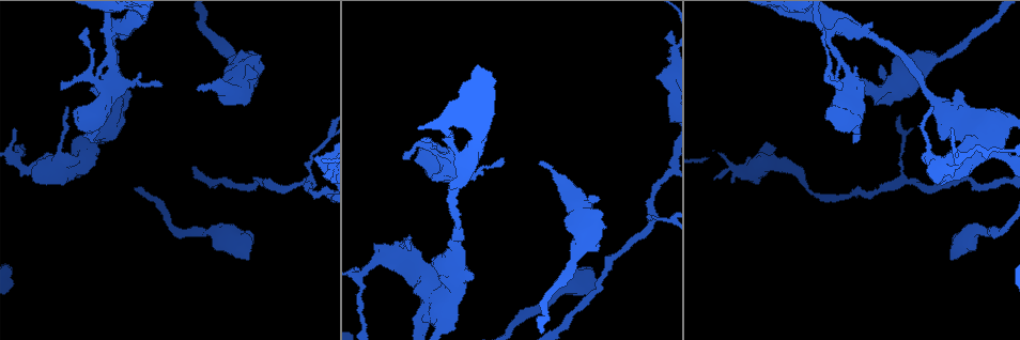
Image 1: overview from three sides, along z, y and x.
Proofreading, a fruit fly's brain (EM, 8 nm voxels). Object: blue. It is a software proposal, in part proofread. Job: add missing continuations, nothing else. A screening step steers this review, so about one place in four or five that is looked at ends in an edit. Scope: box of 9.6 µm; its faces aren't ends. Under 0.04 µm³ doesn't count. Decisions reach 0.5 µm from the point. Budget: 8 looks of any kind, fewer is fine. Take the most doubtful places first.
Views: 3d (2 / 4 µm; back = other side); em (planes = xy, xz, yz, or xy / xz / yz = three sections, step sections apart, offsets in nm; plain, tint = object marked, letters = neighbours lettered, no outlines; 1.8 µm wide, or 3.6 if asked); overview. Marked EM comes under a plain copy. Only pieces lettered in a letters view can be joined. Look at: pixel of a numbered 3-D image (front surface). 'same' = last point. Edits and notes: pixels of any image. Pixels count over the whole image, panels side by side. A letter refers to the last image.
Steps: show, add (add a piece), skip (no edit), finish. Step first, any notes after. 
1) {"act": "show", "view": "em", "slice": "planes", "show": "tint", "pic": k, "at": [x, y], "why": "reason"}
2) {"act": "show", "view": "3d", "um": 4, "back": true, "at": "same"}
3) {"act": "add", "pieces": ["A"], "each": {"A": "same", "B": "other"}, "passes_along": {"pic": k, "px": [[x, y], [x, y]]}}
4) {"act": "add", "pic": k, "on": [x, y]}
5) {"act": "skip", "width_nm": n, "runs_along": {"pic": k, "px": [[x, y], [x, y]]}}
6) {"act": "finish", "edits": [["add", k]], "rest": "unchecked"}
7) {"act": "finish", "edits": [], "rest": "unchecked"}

{"act": "show", "view": "3d", "um": 4, "pic": 1, "at": [950, 258], "why": "thick end"}

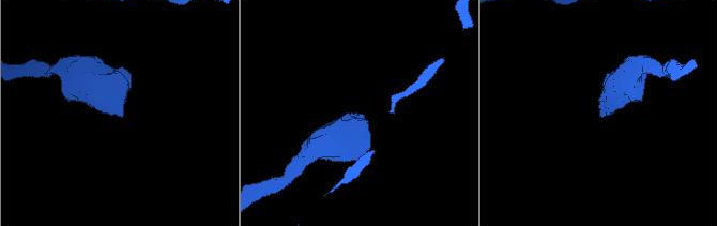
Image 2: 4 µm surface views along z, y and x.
{"act": "show", "view": "em", "slice": "planes", "show": "tint", "pic": 2, "at": [364, 115], "why": "shape alone is not enough"}

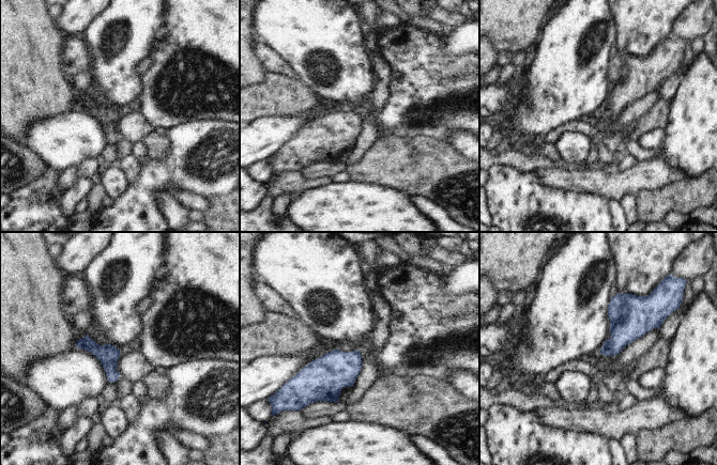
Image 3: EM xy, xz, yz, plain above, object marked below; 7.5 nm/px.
{"act": "show", "view": "em", "slice": "planes", "show": "letters", "at": "same"}

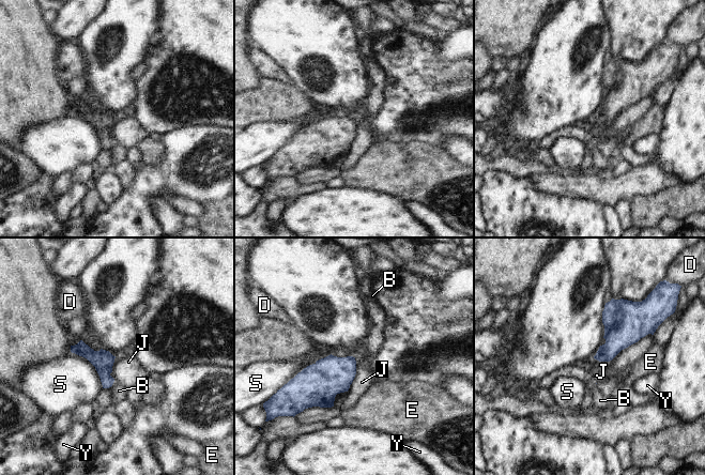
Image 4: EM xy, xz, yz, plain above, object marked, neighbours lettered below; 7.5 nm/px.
{"act": "skip", "each": {"B": "other", "D": "other", "E": "other", "J": "other", "S": "other", "Y": "other"}, "border": {"pic": 4, "px": [[653, 334], [609, 361], [594, 358]]}, "found": "no lettered piece goes on from it"}

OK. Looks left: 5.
{"act": "show", "view": "em", "slice": "planes", "show": "letters", "pic": 1, "at": [503, 158], "why": "tapers out"}

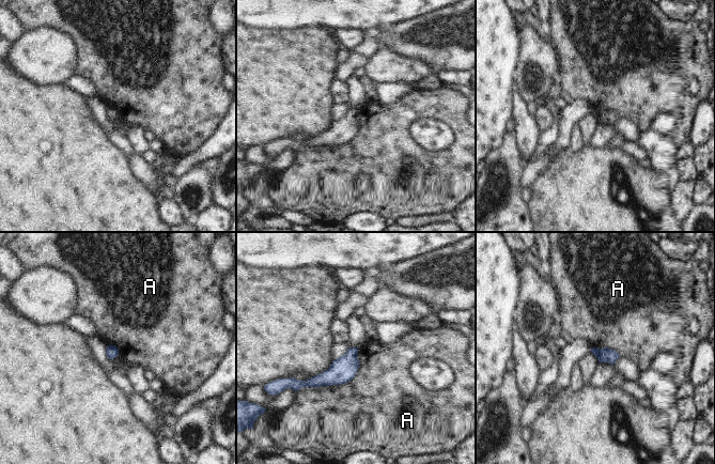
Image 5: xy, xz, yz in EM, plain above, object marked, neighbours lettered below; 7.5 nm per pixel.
{"act": "skip", "each": {"A": "other"}, "border": {"pic": 5, "px": [[358, 348], [351, 380], [296, 391]]}, "found": "none of them fits"}

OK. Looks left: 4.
{"act": "show", "view": "em", "slice": "planes", "show": "tint", "pic": 1, "at": [855, 139], "why": "an open end"}

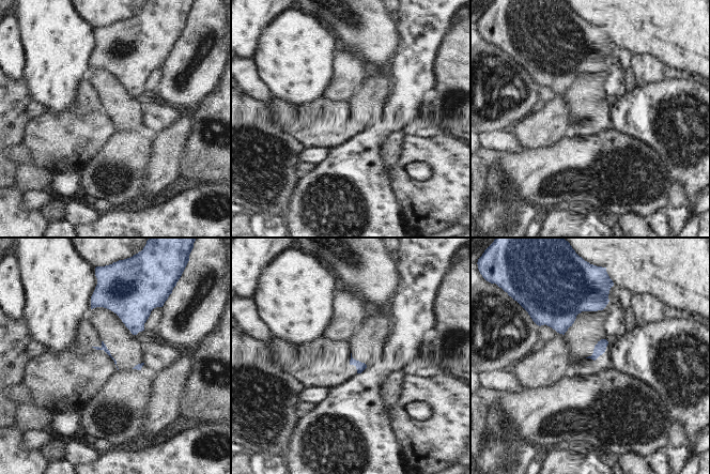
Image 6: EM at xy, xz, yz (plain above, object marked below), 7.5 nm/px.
{"act": "show", "view": "em", "slice": "planes", "show": "letters", "at": "same"}

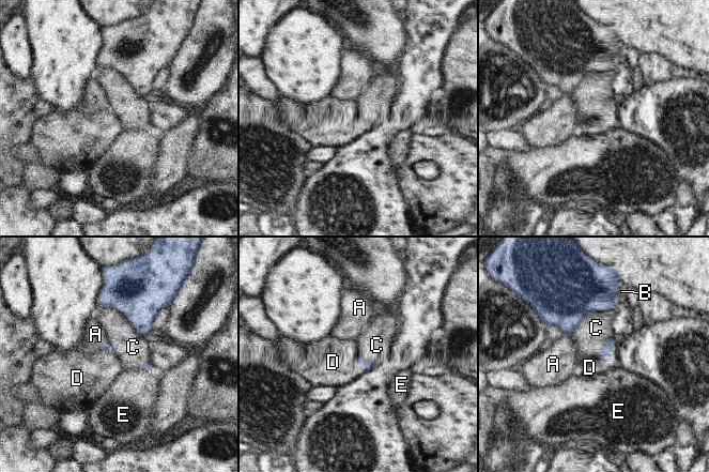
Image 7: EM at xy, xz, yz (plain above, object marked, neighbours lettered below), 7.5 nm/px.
{"act": "add", "pic": 7, "on": [89, 372], "longest_contact_nm": ["C", 340], "each": {"A": "other", "B": "other", "C": "other", "D": "same", "E": "other"}, "found": "it goes on there"}

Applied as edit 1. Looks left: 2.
{"act": "finish", "edits": [["add", 7]], "rest": "unchecked"}

